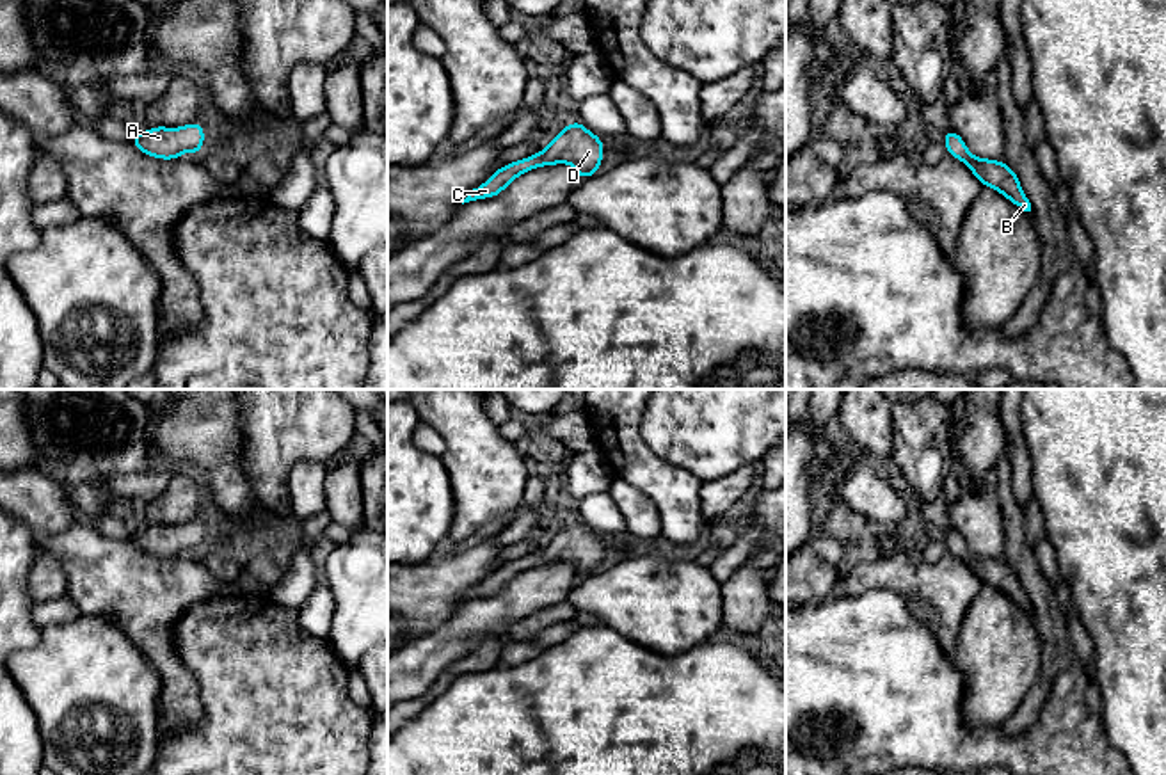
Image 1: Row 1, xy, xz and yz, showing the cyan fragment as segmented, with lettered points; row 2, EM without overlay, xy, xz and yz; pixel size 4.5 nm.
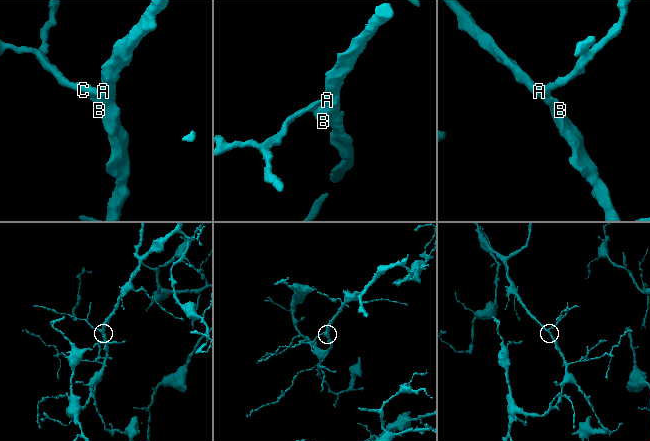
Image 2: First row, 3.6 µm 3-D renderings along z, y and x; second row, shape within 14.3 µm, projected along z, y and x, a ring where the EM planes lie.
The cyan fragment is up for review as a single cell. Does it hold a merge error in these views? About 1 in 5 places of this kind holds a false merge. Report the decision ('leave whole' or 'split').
leave whole

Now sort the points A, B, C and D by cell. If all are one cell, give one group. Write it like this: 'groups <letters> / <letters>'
groups A B C D

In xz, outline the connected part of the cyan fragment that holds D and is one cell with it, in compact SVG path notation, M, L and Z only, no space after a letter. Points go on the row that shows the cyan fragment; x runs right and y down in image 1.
M578 119L562 128L537 155L496 169L485 183L467 194L464 203L496 197L521 174L546 165L569 164L576 167L578 180L590 178L601 171L603 155L603 139L585 128Z

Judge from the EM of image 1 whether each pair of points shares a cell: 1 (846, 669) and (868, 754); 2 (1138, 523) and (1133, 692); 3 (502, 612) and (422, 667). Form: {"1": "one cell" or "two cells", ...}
{"1": "one cell", "2": "one cell", "3": "one cell"}

